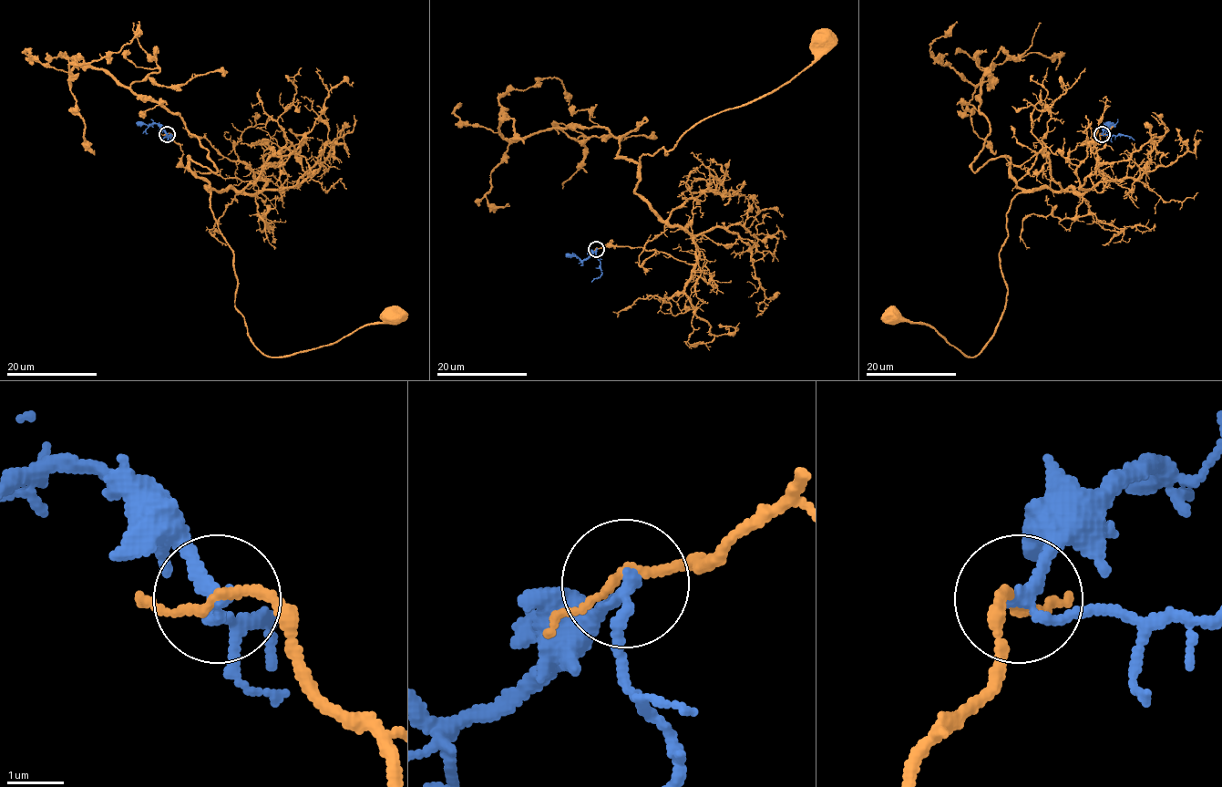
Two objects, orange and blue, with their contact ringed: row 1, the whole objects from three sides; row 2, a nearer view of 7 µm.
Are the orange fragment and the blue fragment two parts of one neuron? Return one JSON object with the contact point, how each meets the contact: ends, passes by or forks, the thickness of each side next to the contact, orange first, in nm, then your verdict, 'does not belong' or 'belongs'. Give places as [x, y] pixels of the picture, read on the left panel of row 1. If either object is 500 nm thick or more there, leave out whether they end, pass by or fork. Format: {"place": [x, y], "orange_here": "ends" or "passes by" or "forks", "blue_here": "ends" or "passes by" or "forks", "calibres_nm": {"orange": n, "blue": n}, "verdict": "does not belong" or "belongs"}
{"place": [167, 134], "orange_here": "passes by", "blue_here": "passes by", "calibres_nm": {"orange": 140, "blue": 200}, "verdict": "does not belong"}

